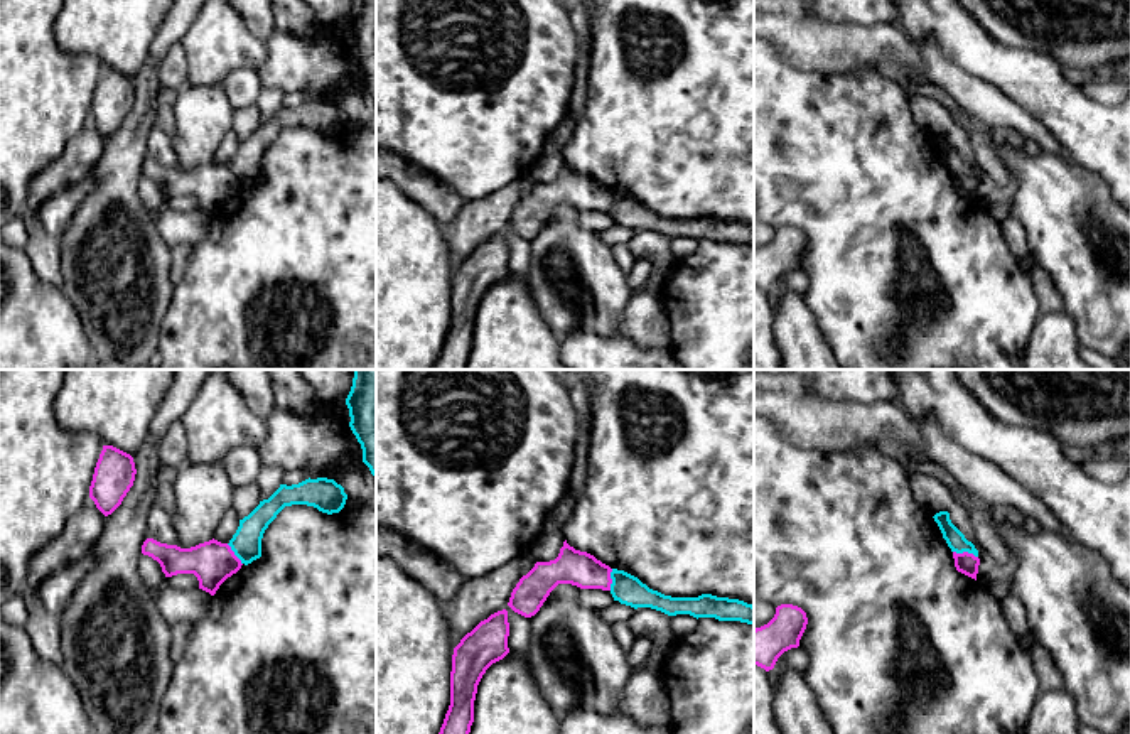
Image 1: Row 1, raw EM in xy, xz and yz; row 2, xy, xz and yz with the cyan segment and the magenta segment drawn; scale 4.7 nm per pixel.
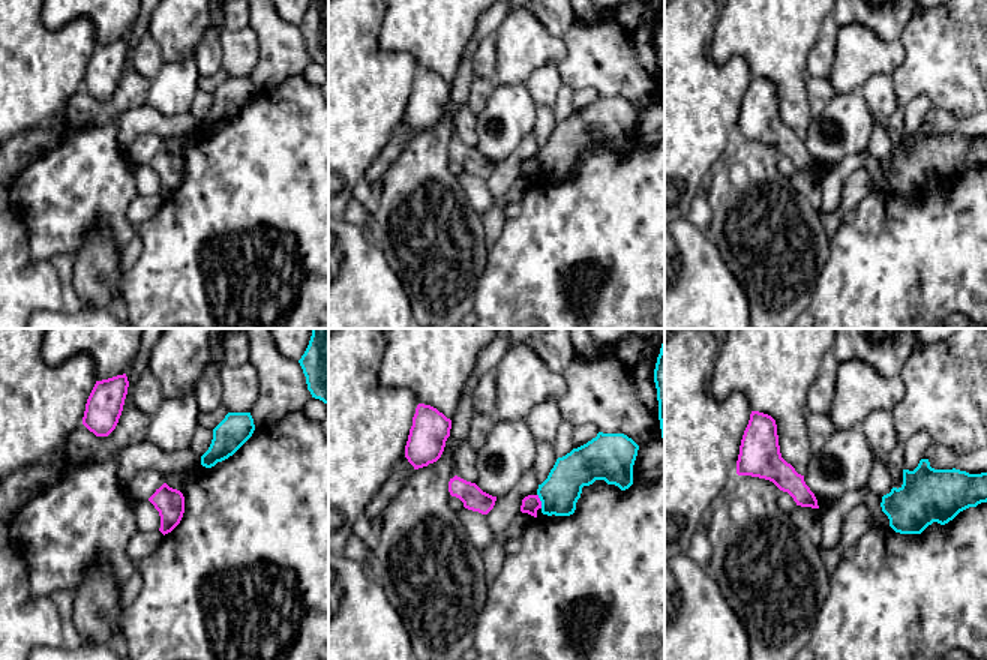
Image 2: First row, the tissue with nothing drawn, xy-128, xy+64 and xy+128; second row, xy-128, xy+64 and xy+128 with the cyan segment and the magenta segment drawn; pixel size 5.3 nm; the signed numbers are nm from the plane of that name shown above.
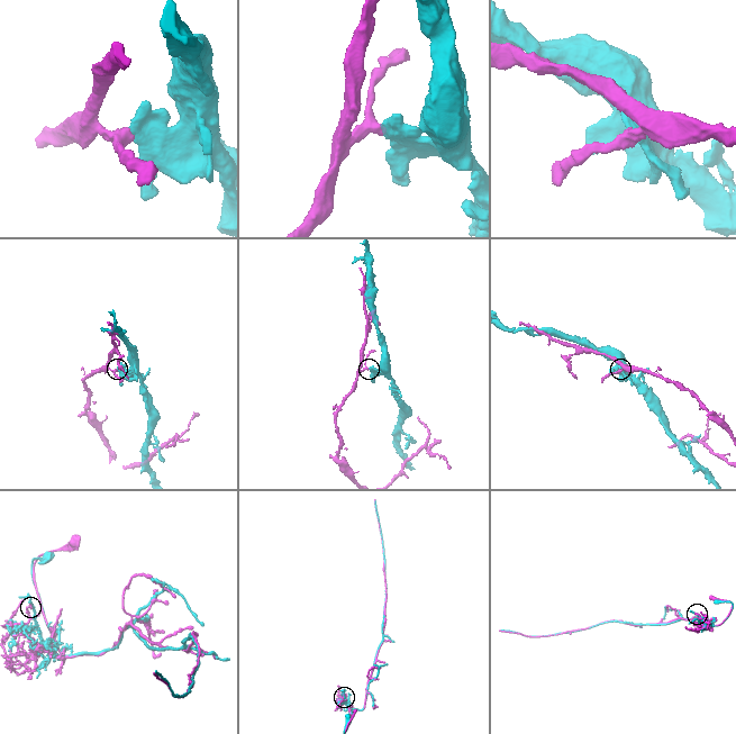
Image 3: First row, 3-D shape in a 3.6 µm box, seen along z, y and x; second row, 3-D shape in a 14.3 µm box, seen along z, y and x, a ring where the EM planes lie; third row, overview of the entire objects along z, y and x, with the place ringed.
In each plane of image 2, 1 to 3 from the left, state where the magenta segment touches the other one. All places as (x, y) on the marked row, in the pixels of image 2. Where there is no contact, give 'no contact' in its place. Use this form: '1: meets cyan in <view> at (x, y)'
1: no contact
2: meets cyan in xy+64 at (540, 500)
3: no contact

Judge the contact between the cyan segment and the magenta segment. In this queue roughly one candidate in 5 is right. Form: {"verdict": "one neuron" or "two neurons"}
{"verdict": "two neurons"}

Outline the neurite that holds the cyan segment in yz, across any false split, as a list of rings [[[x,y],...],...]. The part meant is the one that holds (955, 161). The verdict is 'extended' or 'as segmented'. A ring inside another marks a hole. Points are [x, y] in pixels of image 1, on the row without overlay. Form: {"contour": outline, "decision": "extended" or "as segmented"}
{"contour": [[[939,133],[934,138],[934,143],[938,145],[943,160],[946,162],[948,169],[951,170],[951,174],[956,175],[973,175],[975,179],[978,179],[978,172],[975,170],[975,167],[971,164],[968,164],[965,160],[965,157],[951,145],[950,142],[950,135],[948,133]]], "decision": "as segmented"}

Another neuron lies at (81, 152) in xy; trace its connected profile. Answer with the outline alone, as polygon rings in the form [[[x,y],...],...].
[[[88,120],[66,143],[61,155],[34,175],[29,184],[25,208],[39,208],[57,192],[84,179],[103,154],[106,138]]]

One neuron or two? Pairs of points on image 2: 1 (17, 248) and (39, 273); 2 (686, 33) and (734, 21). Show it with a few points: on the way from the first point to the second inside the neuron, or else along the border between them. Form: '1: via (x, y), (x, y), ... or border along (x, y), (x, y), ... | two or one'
1: via (17, 255), (32, 270) | one
2: border along (719, 15), (710, 50), (710, 56), (716, 62) | two

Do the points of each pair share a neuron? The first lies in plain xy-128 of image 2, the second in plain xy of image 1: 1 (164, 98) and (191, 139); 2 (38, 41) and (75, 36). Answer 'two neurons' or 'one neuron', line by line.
1: one neuron
2: two neurons

